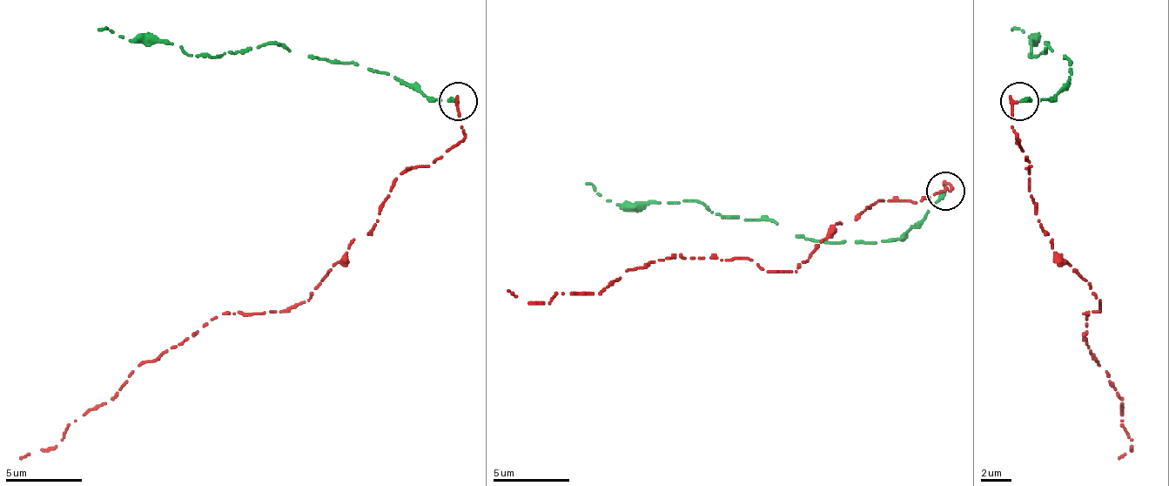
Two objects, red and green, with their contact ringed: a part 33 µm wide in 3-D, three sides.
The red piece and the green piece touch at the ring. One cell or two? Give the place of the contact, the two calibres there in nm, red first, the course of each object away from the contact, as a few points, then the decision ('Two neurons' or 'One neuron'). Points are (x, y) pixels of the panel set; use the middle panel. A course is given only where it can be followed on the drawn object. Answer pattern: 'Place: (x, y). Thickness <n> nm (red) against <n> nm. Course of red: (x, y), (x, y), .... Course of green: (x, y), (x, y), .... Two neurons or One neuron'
Place: (945, 191). Thickness 260 nm (red) against 280 nm. Course of red: (946, 190), (835, 225), (793, 270), (675, 255), (625, 270), (598, 293), (544, 300), (507, 289). Course of green: (946, 190), (896, 239), (839, 244), (804, 239), (766, 220), (721, 217), (702, 201), (617, 205), (587, 182). Two neurons

